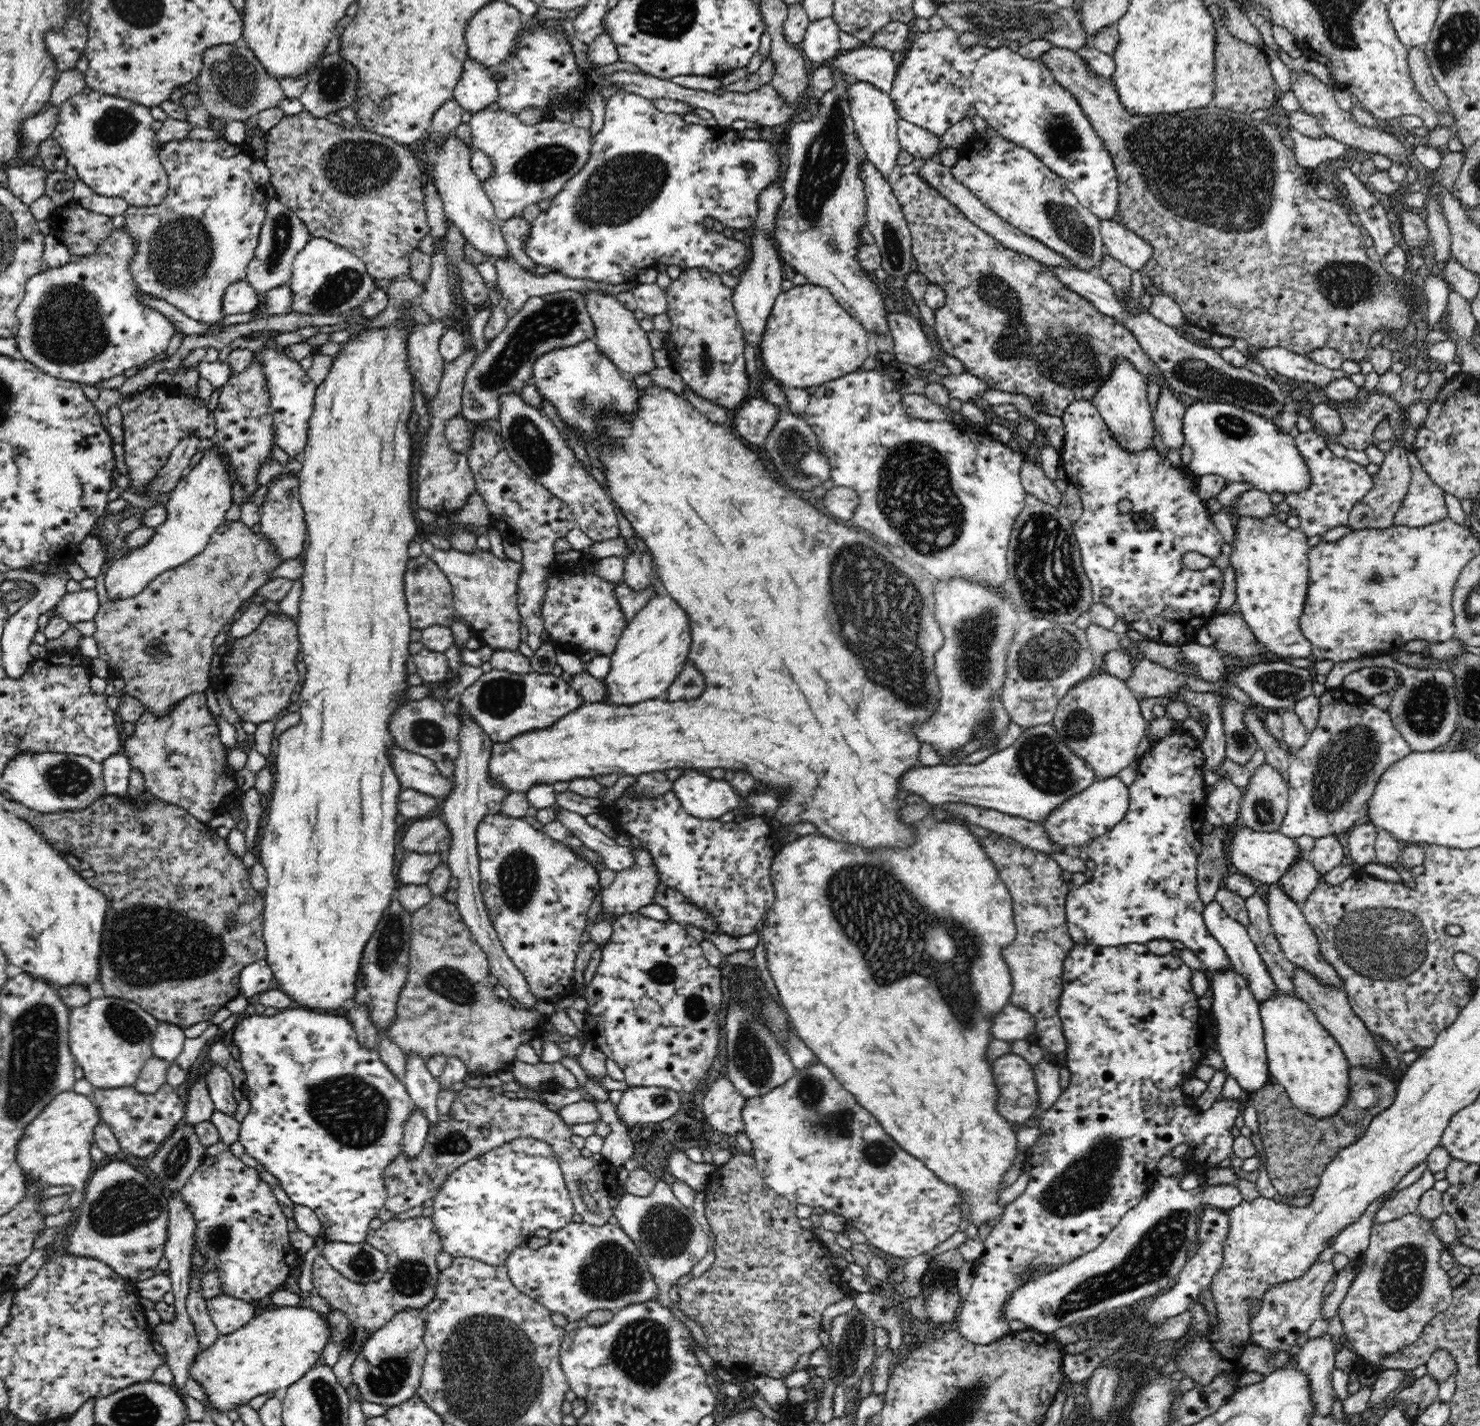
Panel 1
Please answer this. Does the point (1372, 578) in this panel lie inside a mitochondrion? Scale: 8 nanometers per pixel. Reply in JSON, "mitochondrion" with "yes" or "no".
{"mitochondrion":"yes"}

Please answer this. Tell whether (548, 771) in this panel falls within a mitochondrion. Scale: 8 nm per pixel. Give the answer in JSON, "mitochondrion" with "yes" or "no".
{"mitochondrion":"no"}

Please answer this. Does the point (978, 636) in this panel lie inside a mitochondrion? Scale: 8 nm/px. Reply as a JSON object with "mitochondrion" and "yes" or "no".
{"mitochondrion":"yes"}

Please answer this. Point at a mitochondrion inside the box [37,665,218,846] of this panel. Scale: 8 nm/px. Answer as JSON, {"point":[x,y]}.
{"point":[68,778]}

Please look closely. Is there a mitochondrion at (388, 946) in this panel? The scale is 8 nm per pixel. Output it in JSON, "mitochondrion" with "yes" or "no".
{"mitochondrion":"yes"}

